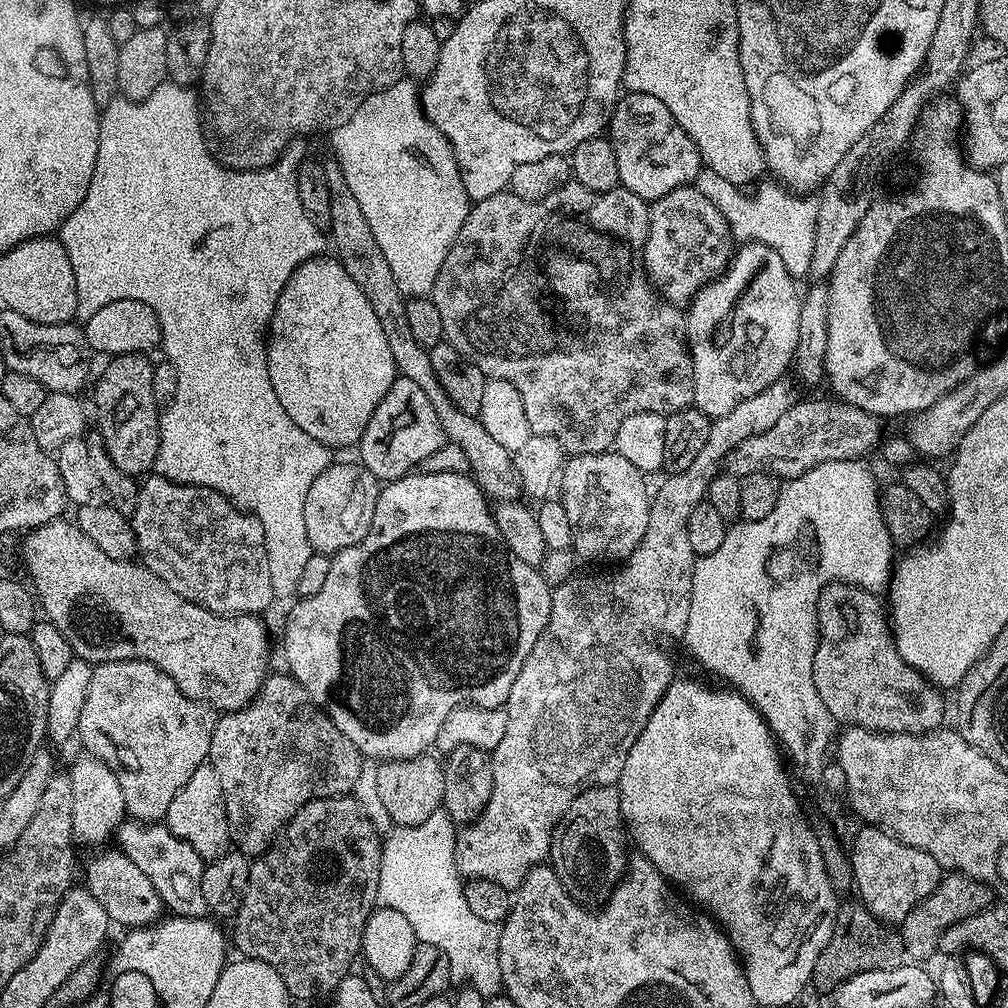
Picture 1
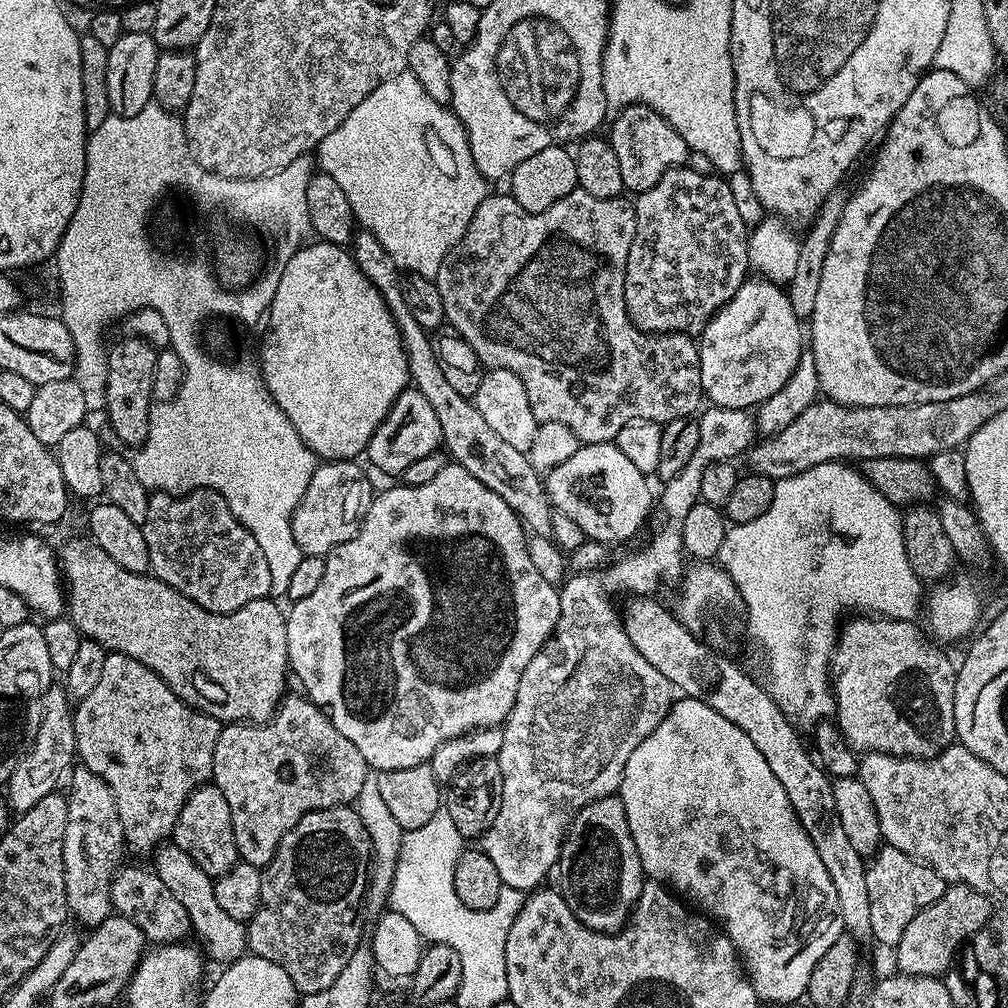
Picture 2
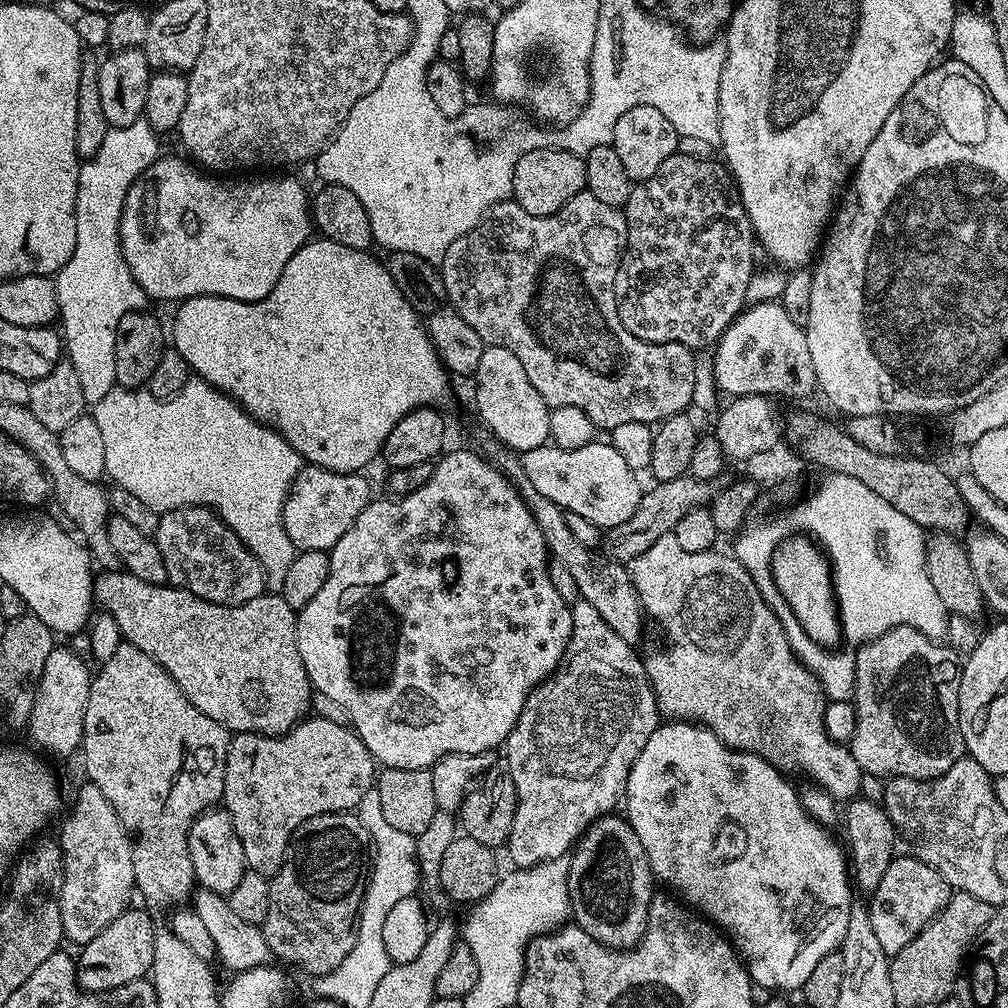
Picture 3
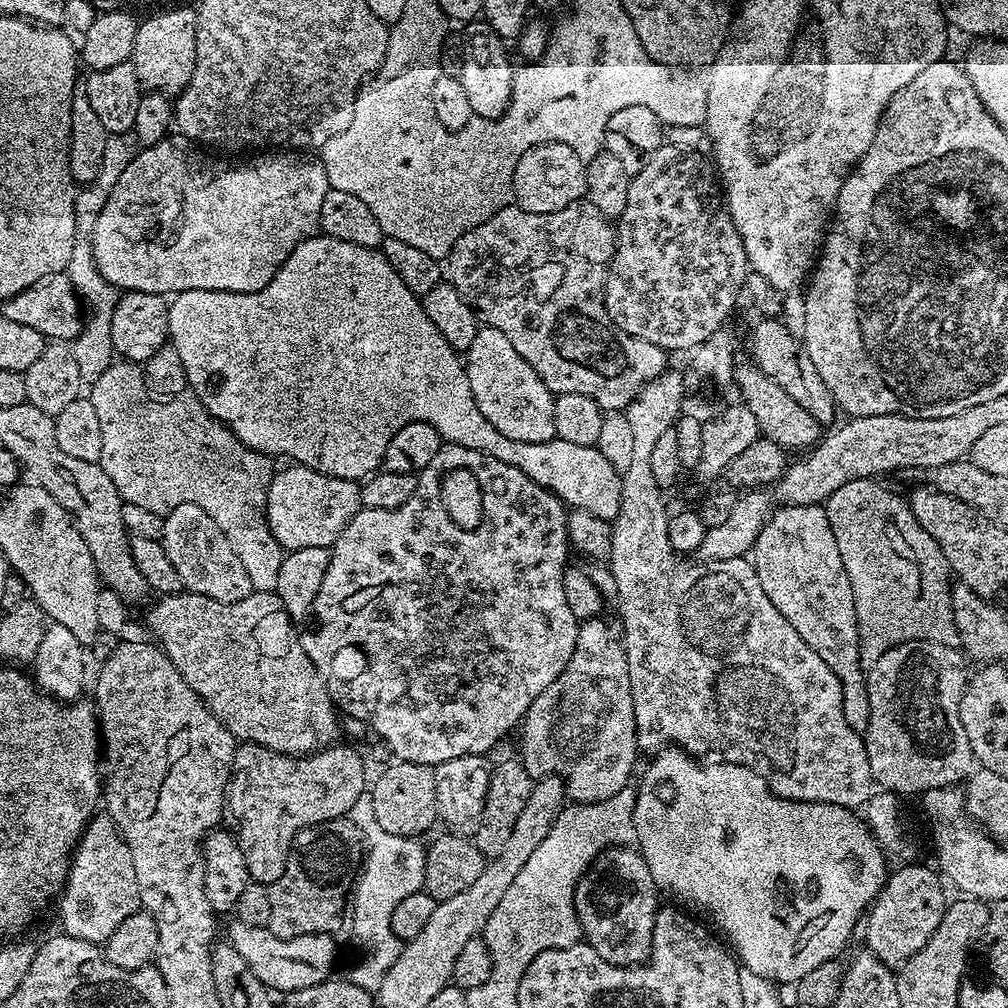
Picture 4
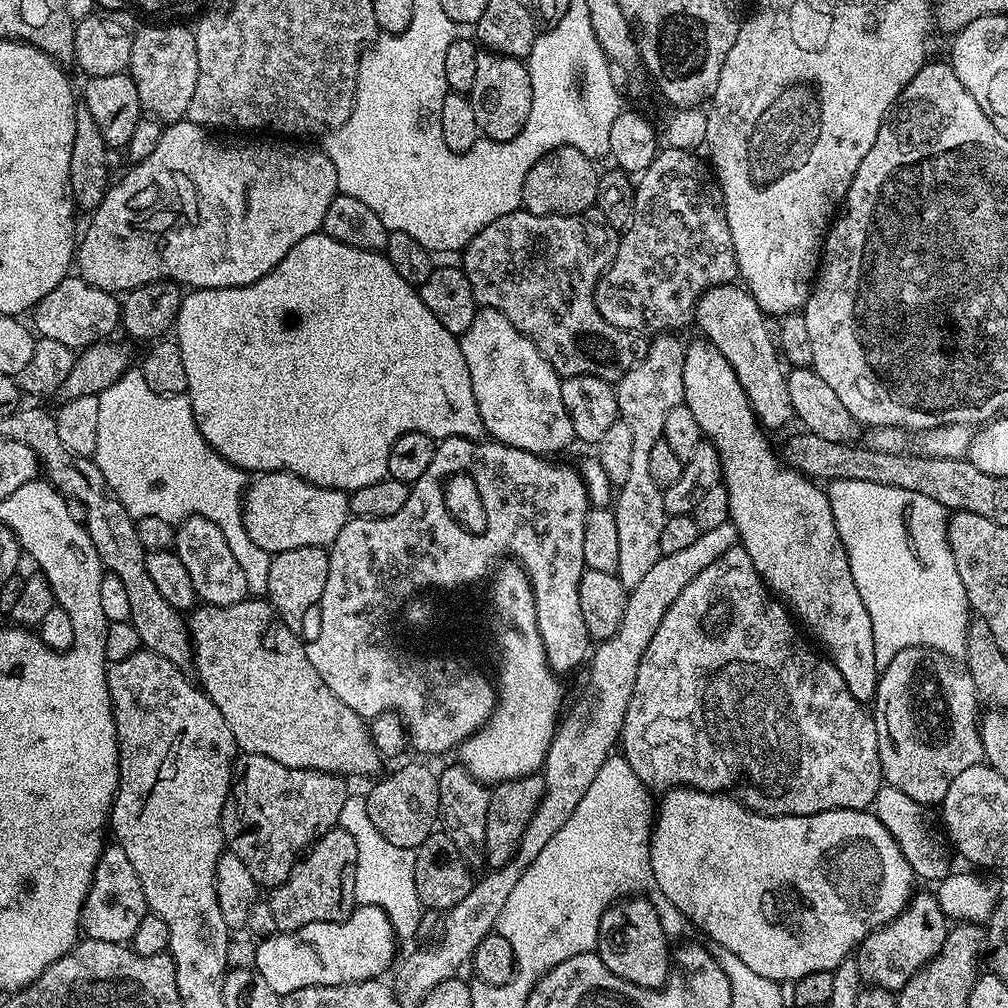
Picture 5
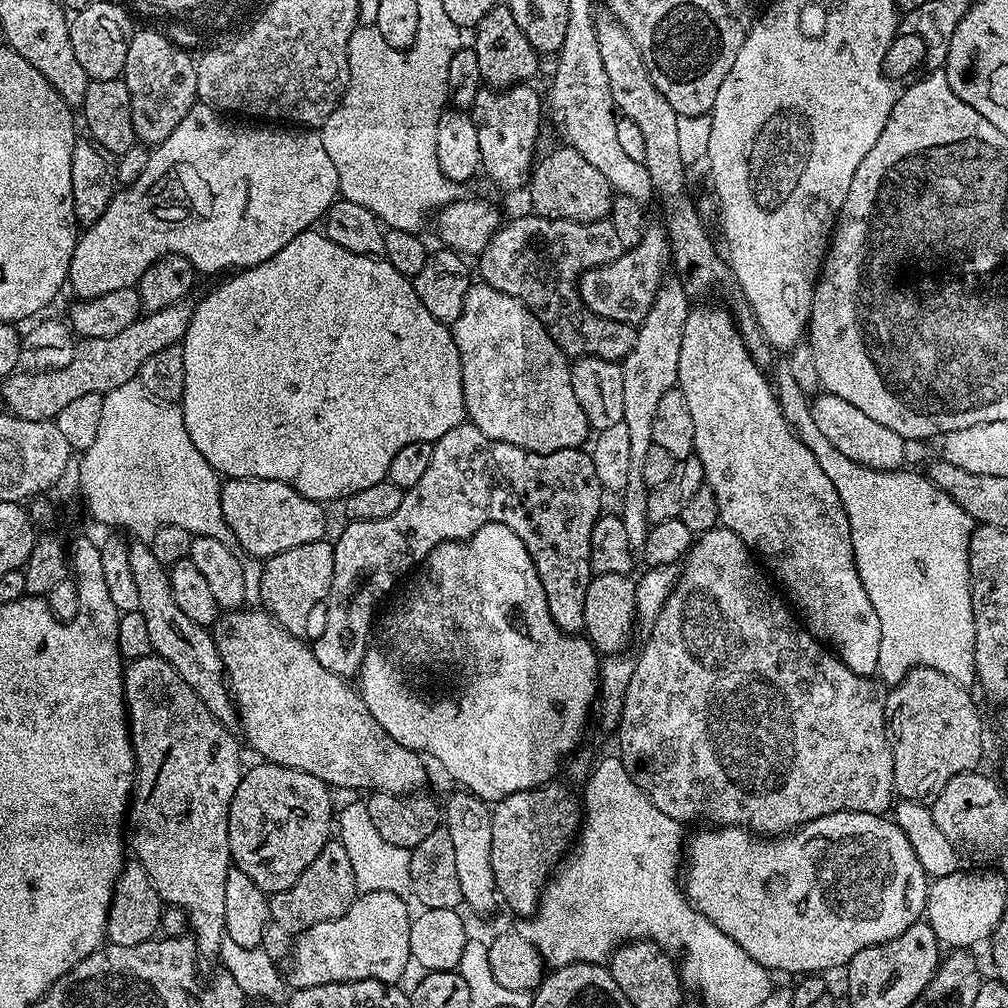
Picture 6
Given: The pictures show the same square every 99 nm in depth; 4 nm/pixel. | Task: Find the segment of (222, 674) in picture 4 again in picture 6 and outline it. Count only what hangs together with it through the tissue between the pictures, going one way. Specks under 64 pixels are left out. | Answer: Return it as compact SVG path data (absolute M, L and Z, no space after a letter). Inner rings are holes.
M257 610L257 612L248 611L225 611L217 616L216 623L211 625L210 631L212 640L216 643L218 654L224 663L224 674L227 683L230 685L232 699L238 713L239 727L244 727L245 737L243 736L243 739L246 741L246 744L246 739L248 739L249 746L260 755L257 757L269 764L281 764L287 768L302 770L306 774L314 774L314 778L318 778L323 784L329 785L336 790L339 790L339 788L368 788L367 790L389 792L395 796L419 793L423 789L420 787L428 780L428 772L424 769L423 762L425 763L425 761L422 759L421 753L412 752L410 749L401 746L398 742L394 742L394 738L390 738L390 734L386 734L386 730L382 730L382 726L378 726L374 714L370 714L370 710L366 706L366 702L360 697L359 691L353 685L351 688L348 685L351 683L345 677L326 670L326 666L322 666L322 662L318 662L318 658L314 658L311 647L307 643L304 645L305 641L301 637L291 636L268 612L263 610Z

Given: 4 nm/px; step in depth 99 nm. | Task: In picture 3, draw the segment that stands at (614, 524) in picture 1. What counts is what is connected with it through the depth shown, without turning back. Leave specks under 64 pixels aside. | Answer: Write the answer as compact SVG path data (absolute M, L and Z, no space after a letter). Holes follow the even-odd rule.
M549 442L519 457L520 466L526 472L526 478L534 485L534 490L565 512L582 514L590 518L594 526L607 530L626 522L634 510L638 510L642 487L637 473L626 466L622 454L614 450L611 442L593 442L578 450L562 450Z

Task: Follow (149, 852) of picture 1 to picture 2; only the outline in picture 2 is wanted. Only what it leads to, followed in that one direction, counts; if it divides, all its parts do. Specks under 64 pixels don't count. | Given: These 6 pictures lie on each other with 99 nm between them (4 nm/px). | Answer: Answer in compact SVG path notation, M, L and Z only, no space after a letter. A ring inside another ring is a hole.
M168 842L157 847L154 852L155 856L154 870L158 874L158 878L162 878L162 882L166 882L166 887L174 893L174 898L178 898L178 902L182 902L186 914L190 914L192 932L201 940L199 943L202 945L207 959L209 961L217 960L220 966L227 966L245 955L248 947L245 925L241 921L230 918L230 914L226 914L226 910L222 910L222 906L218 906L218 898L214 898L213 877L207 876L194 862L194 858L190 858L190 854L183 852L174 843Z

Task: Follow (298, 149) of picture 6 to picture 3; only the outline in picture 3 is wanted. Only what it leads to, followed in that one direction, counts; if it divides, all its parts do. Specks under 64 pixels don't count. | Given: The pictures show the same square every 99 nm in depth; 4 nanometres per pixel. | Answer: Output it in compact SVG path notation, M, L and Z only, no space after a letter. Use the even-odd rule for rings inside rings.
M161 155L133 182L126 194L126 202L120 219L120 253L126 258L126 266L130 266L130 274L134 274L138 286L142 286L142 290L153 301L183 302L192 296L225 296L253 304L256 300L266 299L270 290L274 290L278 278L282 278L282 270L286 270L286 262L290 262L290 258L294 258L297 250L303 244L308 243L313 235L310 192L307 192L292 176L268 176L265 180L254 181L253 184L248 180L242 181L241 184L223 184L220 181L223 179L212 174L205 174L195 163L189 162L183 155L180 156Z

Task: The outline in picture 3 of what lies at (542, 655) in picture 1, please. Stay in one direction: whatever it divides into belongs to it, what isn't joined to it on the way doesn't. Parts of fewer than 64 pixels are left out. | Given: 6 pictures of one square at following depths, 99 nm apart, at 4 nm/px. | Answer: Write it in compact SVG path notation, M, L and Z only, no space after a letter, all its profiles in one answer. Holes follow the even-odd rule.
M577 599L571 605L571 610L572 633L568 639L568 648L564 652L562 667L553 672L547 680L543 680L528 695L522 714L514 726L514 730L510 730L507 741L502 748L502 756L504 752L505 758L508 759L506 768L512 777L514 790L516 791L514 822L510 826L506 851L508 851L508 856L513 860L515 863L513 865L517 869L533 868L535 864L563 857L580 839L582 833L588 829L589 824L593 824L600 816L609 815L615 809L612 807L616 803L618 805L621 803L624 787L628 784L628 775L638 758L638 754L642 754L642 746L646 746L646 741L650 739L650 734L654 734L654 730L659 728L662 723L660 708L656 705L654 690L650 686L648 675L644 670L644 661L641 653L636 653L637 649L633 645L626 643L622 638L618 638L618 634L614 634L614 630L610 630L610 626L606 626L606 622L602 622L602 614L598 614L598 610L594 610L594 606L590 606L590 602Z

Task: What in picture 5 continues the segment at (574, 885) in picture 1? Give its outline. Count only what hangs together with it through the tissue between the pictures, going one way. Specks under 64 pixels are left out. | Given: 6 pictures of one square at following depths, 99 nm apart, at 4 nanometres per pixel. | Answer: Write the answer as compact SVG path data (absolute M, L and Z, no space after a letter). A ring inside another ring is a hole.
M633 894L617 900L615 904L611 904L605 910L598 926L598 942L595 953L606 966L606 970L618 974L618 978L629 980L643 988L661 988L668 980L668 974L674 967L670 948L668 952L670 937L664 932L655 903L651 899L649 901L643 900L644 898L643 895Z

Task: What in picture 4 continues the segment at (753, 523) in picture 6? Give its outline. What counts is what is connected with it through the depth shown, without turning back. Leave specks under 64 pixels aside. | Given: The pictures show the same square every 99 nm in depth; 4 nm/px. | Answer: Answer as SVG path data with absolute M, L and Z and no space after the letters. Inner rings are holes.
M786 504L779 507L765 522L763 530L758 534L750 553L754 570L758 574L758 582L762 582L762 591L770 602L774 602L774 610L798 630L798 638L830 666L830 670L844 687L842 694L842 714L846 716L846 726L850 730L863 733L870 722L870 694L865 669L860 663L860 635L856 621L854 594L850 586L850 578L842 566L842 554L838 554L838 542L834 538L834 530L830 526L827 507L811 504L810 506L794 506Z

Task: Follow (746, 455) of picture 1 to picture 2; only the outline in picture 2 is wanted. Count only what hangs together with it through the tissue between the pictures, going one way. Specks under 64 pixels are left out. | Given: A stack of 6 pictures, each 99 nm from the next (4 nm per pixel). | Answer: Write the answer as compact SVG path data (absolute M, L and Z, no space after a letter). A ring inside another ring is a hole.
M982 390L971 392L946 402L880 407L847 407L824 398L802 410L786 430L767 437L763 442L753 443L746 459L753 473L771 476L773 481L802 474L816 465L841 460L863 462L882 457L924 460L942 450L963 447L1003 408L1003 401L986 393Z

